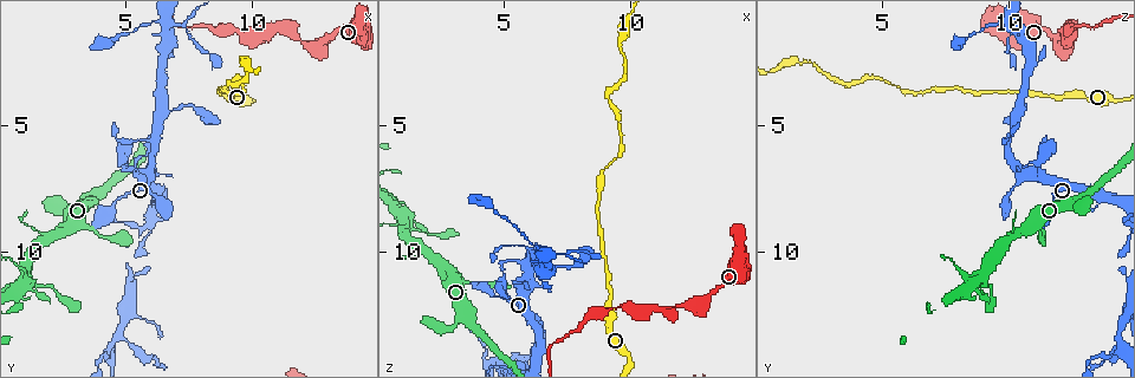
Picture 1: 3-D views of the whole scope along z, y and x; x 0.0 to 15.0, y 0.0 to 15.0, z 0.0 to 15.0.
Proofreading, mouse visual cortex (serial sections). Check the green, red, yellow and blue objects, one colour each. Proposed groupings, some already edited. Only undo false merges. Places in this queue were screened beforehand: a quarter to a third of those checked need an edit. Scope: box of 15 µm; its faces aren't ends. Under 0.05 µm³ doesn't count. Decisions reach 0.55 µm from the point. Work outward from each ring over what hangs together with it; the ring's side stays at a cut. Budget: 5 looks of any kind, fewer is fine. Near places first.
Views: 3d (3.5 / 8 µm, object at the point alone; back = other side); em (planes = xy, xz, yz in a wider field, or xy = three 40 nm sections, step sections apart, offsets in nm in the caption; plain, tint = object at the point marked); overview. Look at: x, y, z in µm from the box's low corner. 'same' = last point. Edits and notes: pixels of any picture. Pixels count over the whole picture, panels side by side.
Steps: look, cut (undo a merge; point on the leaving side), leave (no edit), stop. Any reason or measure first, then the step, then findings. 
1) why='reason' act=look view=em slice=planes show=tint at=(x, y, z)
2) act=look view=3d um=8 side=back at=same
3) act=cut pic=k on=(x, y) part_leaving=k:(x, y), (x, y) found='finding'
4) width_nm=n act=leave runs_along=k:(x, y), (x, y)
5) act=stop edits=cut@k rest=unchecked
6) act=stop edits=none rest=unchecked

why='sudden change in width' act=look view=3d um=3.5 at=(6.1, 5.7, 10.0)

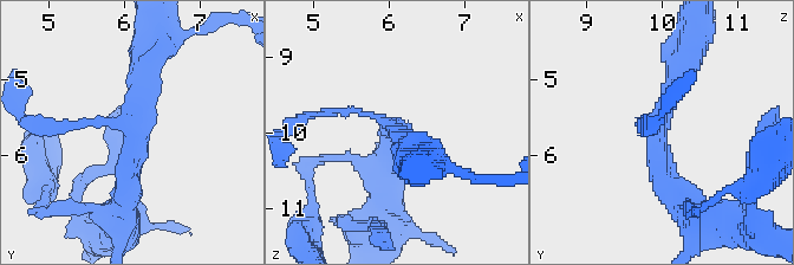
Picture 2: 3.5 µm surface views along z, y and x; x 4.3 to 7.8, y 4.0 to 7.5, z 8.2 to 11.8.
arms=3 arm_widths_nm=100,250,300 why='shape alone is not enough' act=look view=em slice=xy step=5 show=tint at=(6.10, 5.65, 9.90)

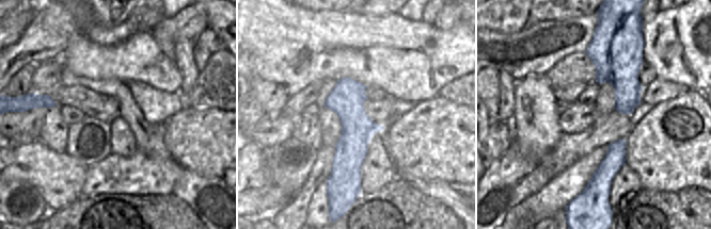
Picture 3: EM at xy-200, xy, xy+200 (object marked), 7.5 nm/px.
act=leave runs_along=3:(345, 80), (349, 108), (348, 182) found='continuous, no second cell'

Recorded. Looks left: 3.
act=look view=3d um=3.5 at=(7.4, 1.2, 10.2)

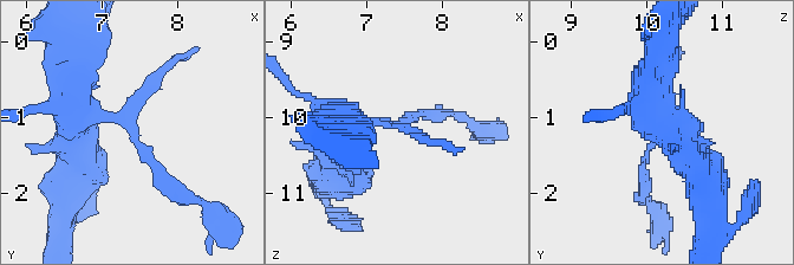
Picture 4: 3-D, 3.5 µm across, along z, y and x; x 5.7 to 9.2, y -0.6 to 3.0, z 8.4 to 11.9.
act=look view=em slice=xy step=3 show=tint at=(7.45, 1.25, 10.10)

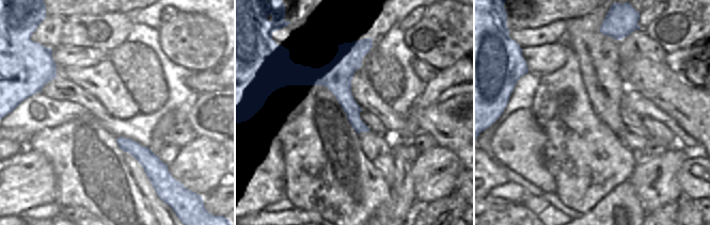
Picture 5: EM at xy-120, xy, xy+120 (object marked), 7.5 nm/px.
act=leave runs_along=5:(368, 42), (344, 66), (358, 129) found='continuous, no second cell'

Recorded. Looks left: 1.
act=stop edits=none rest=unchecked

